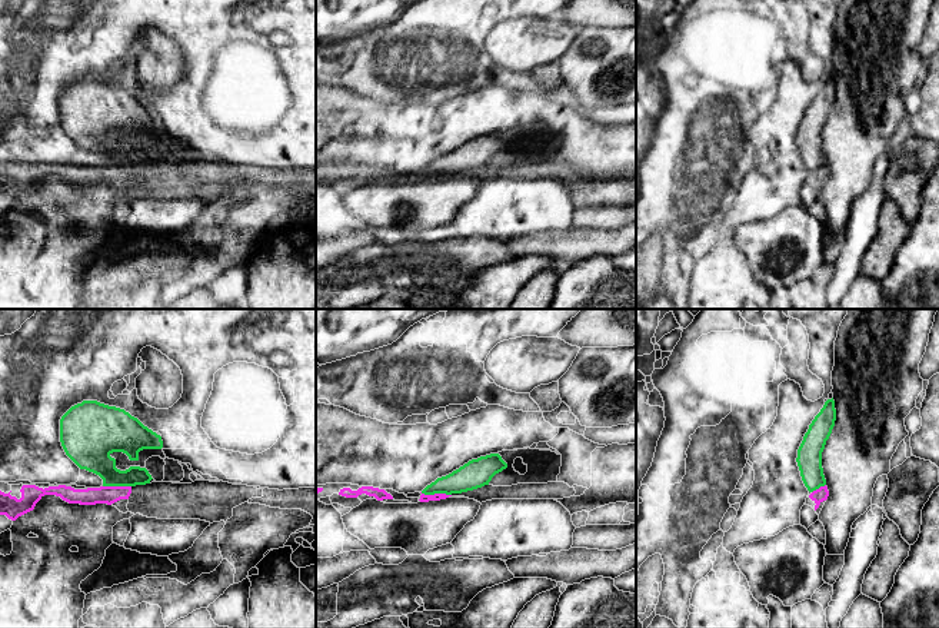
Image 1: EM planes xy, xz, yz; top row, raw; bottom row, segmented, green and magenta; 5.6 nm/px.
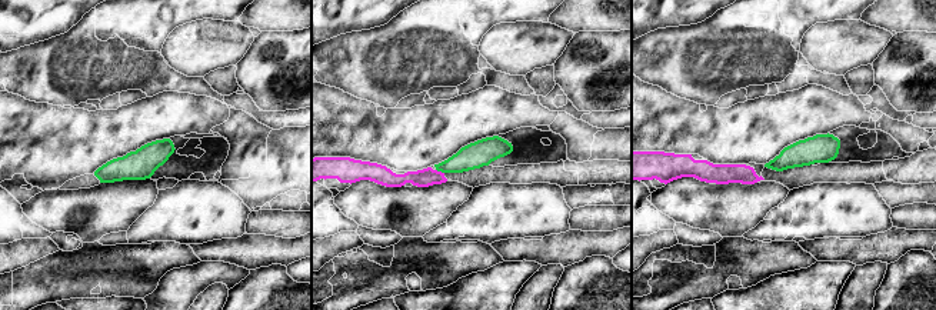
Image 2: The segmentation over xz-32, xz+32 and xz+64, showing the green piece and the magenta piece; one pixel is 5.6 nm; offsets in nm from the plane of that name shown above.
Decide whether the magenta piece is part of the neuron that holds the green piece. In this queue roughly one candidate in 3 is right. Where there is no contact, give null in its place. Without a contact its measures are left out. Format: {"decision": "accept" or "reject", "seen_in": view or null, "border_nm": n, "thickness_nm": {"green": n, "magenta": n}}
{"decision": "reject", "seen_in": "xz", "border_nm": 180, "thickness_nm": {"green": 160, "magenta": 50}}

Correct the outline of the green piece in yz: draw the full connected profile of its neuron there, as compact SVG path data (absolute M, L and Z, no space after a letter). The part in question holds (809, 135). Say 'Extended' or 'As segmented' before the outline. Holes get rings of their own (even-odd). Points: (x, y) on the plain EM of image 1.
As segmented. M828 79L809 104L808 112L798 129L798 146L802 160L809 172L826 165L822 147L822 132L836 100L835 80Z

